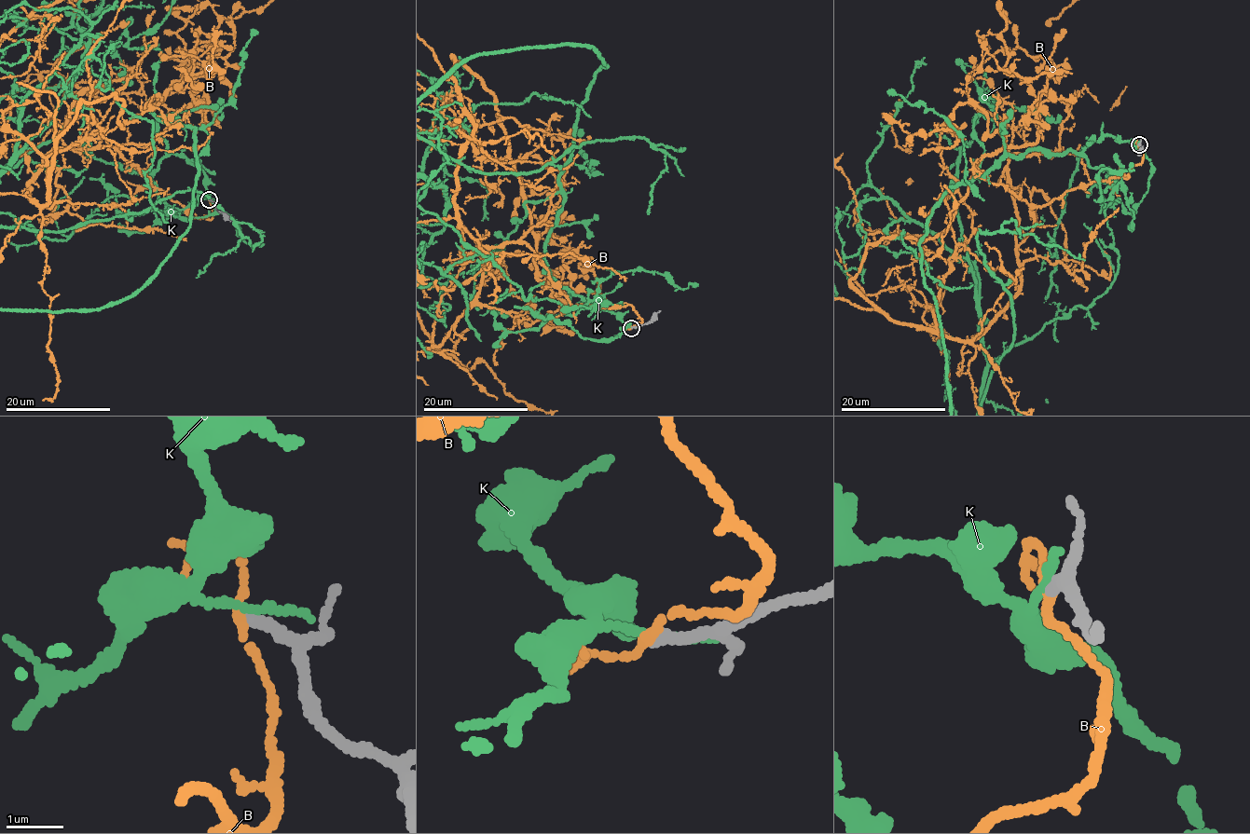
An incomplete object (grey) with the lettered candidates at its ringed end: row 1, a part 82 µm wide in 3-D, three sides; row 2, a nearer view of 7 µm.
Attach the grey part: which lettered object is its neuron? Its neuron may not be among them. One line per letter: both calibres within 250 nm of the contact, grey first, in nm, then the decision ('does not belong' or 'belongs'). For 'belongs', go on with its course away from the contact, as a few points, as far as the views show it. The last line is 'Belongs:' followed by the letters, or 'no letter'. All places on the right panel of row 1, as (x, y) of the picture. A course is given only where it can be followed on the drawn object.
B: 160 nm thick on the grey side, 120 nm on the other; does not belong
K: 170 nm thick on the grey side, 160 nm on the other; does not belong
Belongs: no letter

